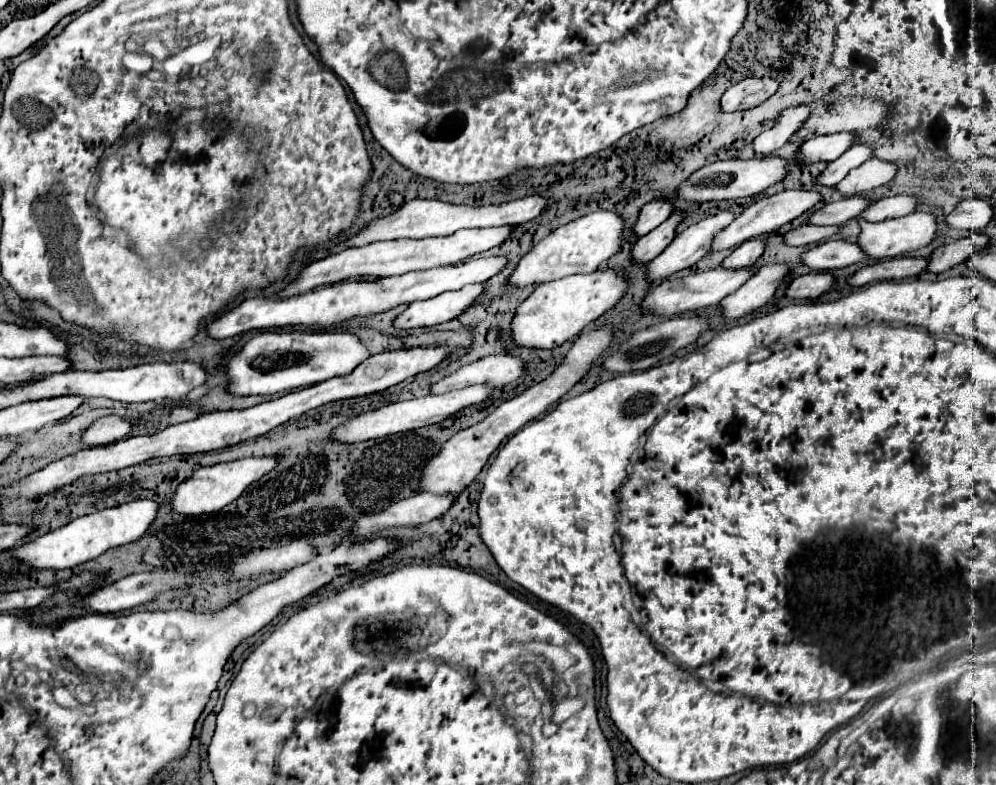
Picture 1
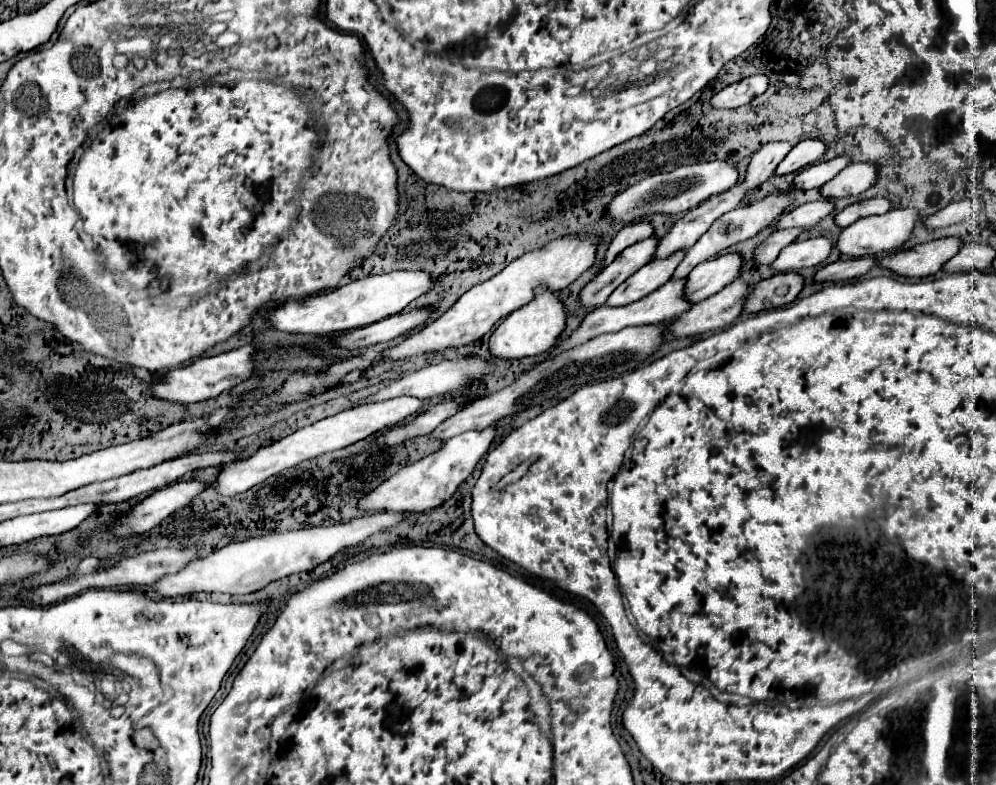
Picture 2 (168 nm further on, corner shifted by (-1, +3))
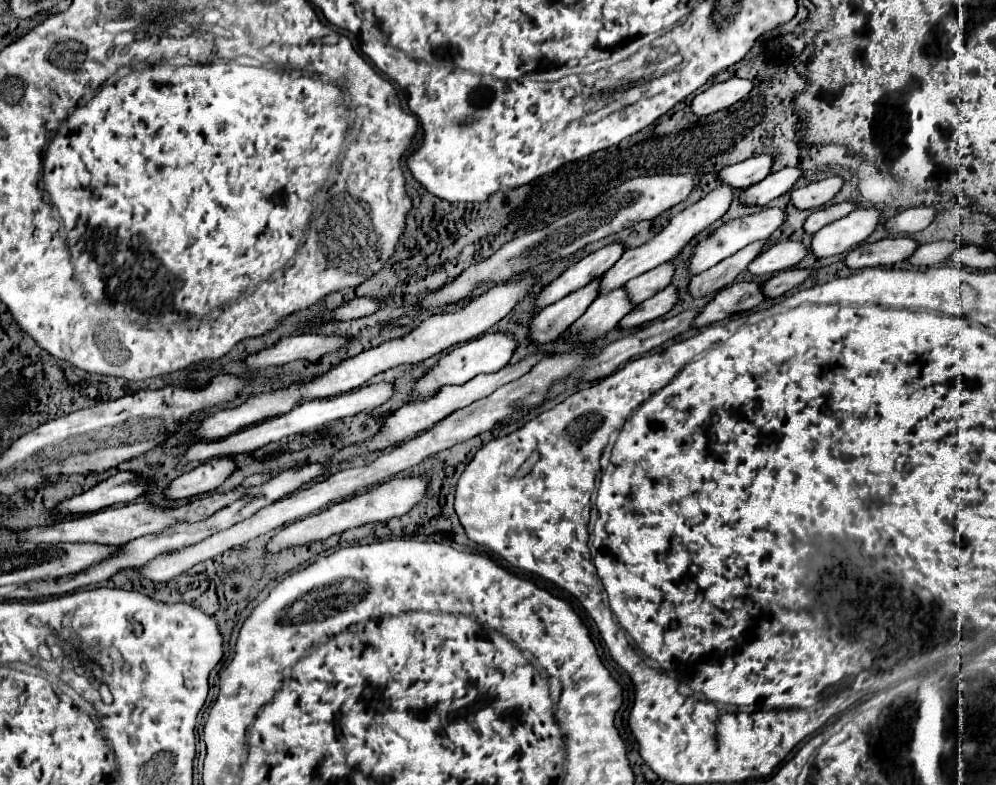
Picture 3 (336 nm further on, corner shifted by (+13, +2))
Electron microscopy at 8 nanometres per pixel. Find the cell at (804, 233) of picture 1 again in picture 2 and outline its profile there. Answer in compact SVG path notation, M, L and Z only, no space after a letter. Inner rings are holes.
M784 229L784 231L774 231L764 243L760 243L754 249L754 263L758 265L770 265L778 253L782 251L782 247L790 245L792 241L796 241L796 237L802 233L804 229Z

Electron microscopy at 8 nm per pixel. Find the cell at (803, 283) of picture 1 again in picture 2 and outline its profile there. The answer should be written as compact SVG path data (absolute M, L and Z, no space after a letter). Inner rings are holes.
M776 273L770 279L762 279L752 287L748 303L744 303L744 313L760 313L788 305L802 291L802 285L804 277L798 273Z

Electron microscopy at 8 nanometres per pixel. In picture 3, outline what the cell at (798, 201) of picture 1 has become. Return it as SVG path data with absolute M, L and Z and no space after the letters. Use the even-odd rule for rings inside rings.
M670 260L658 268L644 272L638 278L632 278L630 282L626 282L626 290L632 298L632 302L640 304L642 300L646 300L646 298L654 296L656 292L660 292L662 288L666 288L672 282L674 270L676 270L676 262Z

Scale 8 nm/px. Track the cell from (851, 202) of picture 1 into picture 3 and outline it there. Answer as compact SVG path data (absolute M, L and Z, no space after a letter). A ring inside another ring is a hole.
M766 208L762 212L756 212L756 214L744 216L744 218L738 218L738 220L732 220L732 222L720 226L712 236L708 236L706 240L702 240L696 246L694 256L690 260L690 272L692 274L700 274L700 272L708 270L710 266L718 264L720 260L728 258L730 254L738 252L740 248L748 246L750 242L754 242L754 240L768 240L778 230L778 226L782 226L784 220L786 220L786 212L784 210L780 210L780 208Z

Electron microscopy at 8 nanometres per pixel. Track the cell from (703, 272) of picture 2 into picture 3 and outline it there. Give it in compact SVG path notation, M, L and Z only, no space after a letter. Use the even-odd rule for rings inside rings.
M666 286L664 290L660 290L656 296L644 300L642 304L638 304L630 314L626 314L618 326L622 328L636 328L642 326L646 322L652 322L656 318L662 318L664 314L668 314L678 302L678 288L676 286Z

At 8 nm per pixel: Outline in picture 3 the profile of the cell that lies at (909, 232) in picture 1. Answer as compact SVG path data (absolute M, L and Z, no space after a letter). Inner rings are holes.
M856 208L848 216L818 230L818 234L814 234L812 238L812 252L816 254L816 258L848 252L854 246L862 244L878 228L880 220L882 220L880 210Z

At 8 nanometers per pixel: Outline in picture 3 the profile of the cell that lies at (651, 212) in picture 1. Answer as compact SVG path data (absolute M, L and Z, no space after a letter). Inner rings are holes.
M614 240L606 246L602 246L600 250L588 254L586 258L582 258L580 262L572 264L560 278L556 278L550 286L546 286L538 298L536 298L536 306L544 308L560 298L564 298L566 294L586 286L586 282L602 276L608 272L608 268L624 254L626 246L622 240Z

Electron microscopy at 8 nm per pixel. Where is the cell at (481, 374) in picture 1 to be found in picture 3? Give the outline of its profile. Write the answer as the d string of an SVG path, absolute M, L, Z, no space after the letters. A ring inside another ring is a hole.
M378 382L378 384L368 384L364 388L358 388L358 390L352 390L352 392L346 392L346 394L340 394L340 396L332 396L332 398L322 398L322 400L310 400L310 402L302 402L298 406L294 406L290 412L282 414L282 416L274 416L270 420L264 420L264 422L258 422L254 426L248 426L236 434L230 434L228 438L222 438L222 440L216 440L216 442L196 442L192 444L186 452L184 452L184 458L186 462L206 462L206 460L212 460L212 458L222 458L222 456L238 456L238 454L246 454L246 452L254 452L266 444L272 444L272 442L280 442L284 438L290 438L290 436L296 436L300 432L306 432L306 430L312 430L316 426L322 426L322 424L330 424L334 420L340 420L340 418L346 418L346 416L354 416L358 412L368 412L368 410L374 410L378 406L382 406L384 402L388 402L392 398L396 390L396 384L394 382Z

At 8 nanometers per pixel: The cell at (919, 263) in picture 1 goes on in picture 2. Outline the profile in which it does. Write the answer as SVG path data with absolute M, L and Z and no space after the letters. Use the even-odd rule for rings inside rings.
M860 257L860 259L848 259L848 261L834 261L824 265L822 269L816 271L814 281L824 283L824 281L848 281L854 277L860 277L868 273L876 265L876 259L872 257Z

